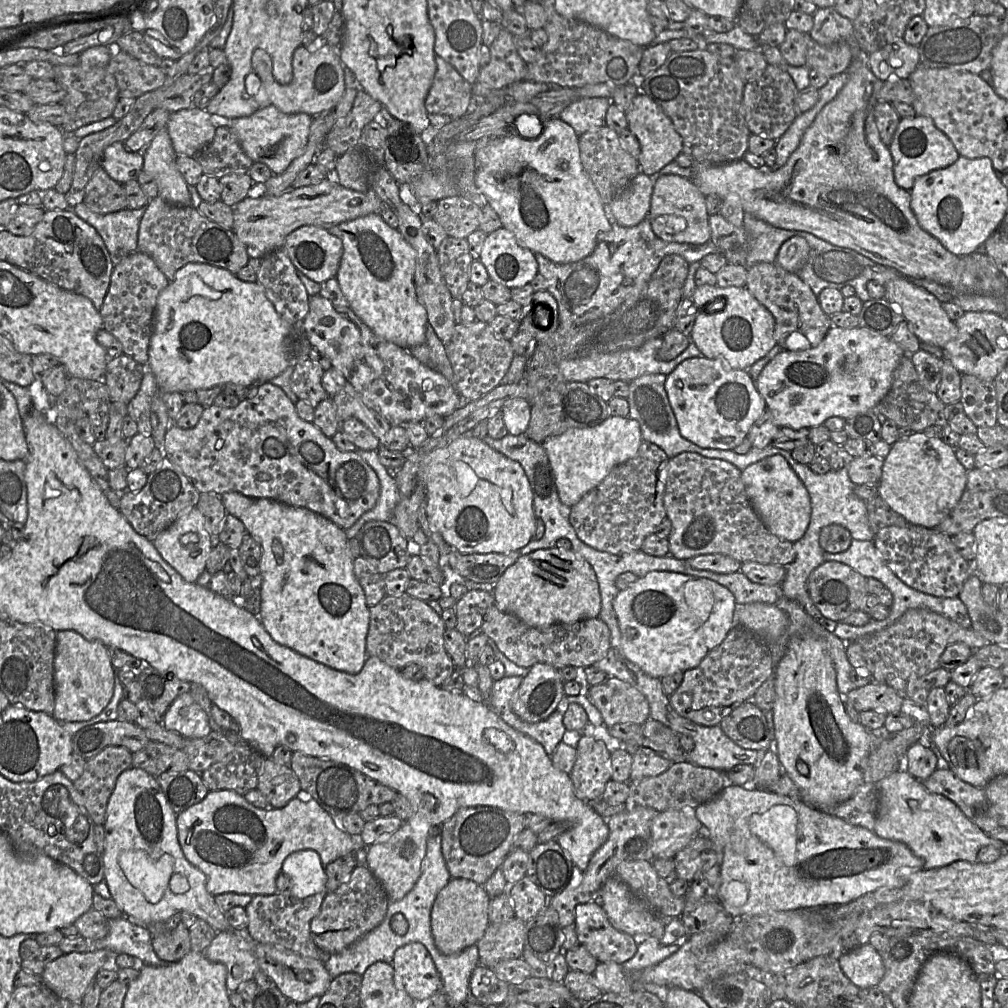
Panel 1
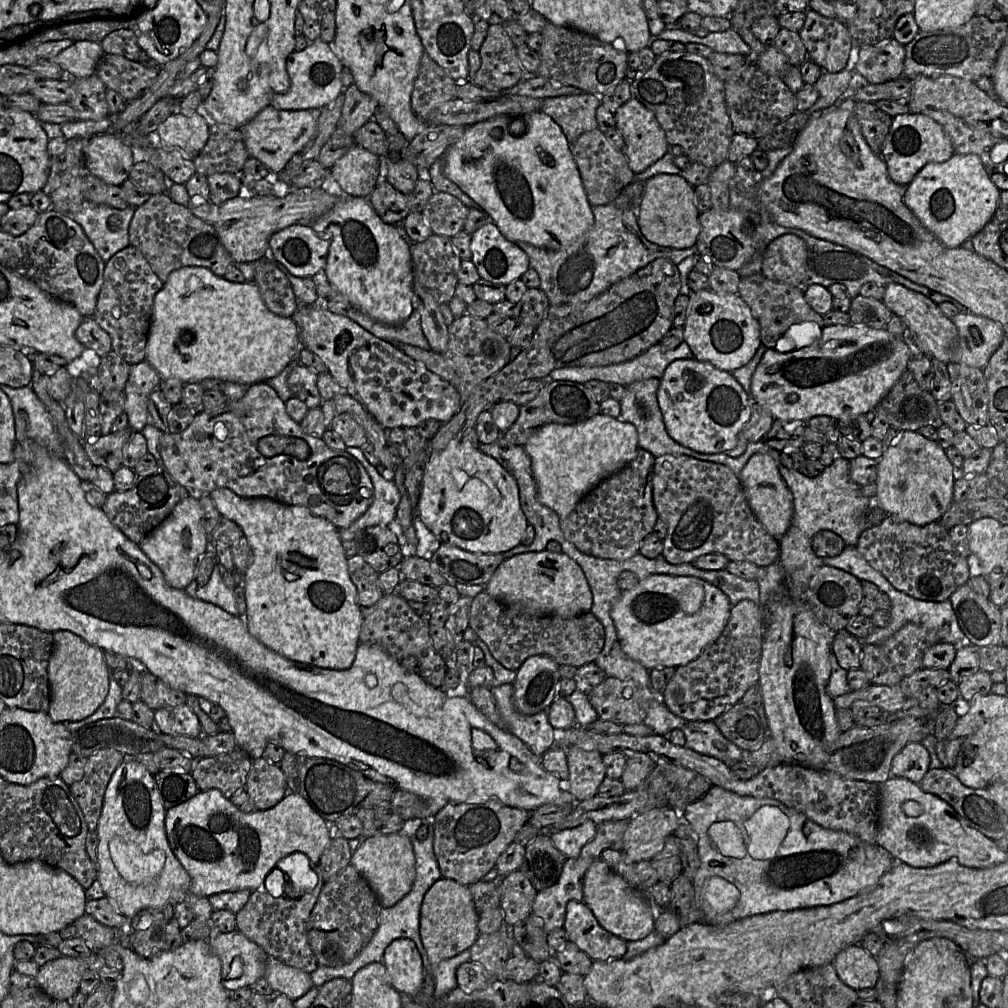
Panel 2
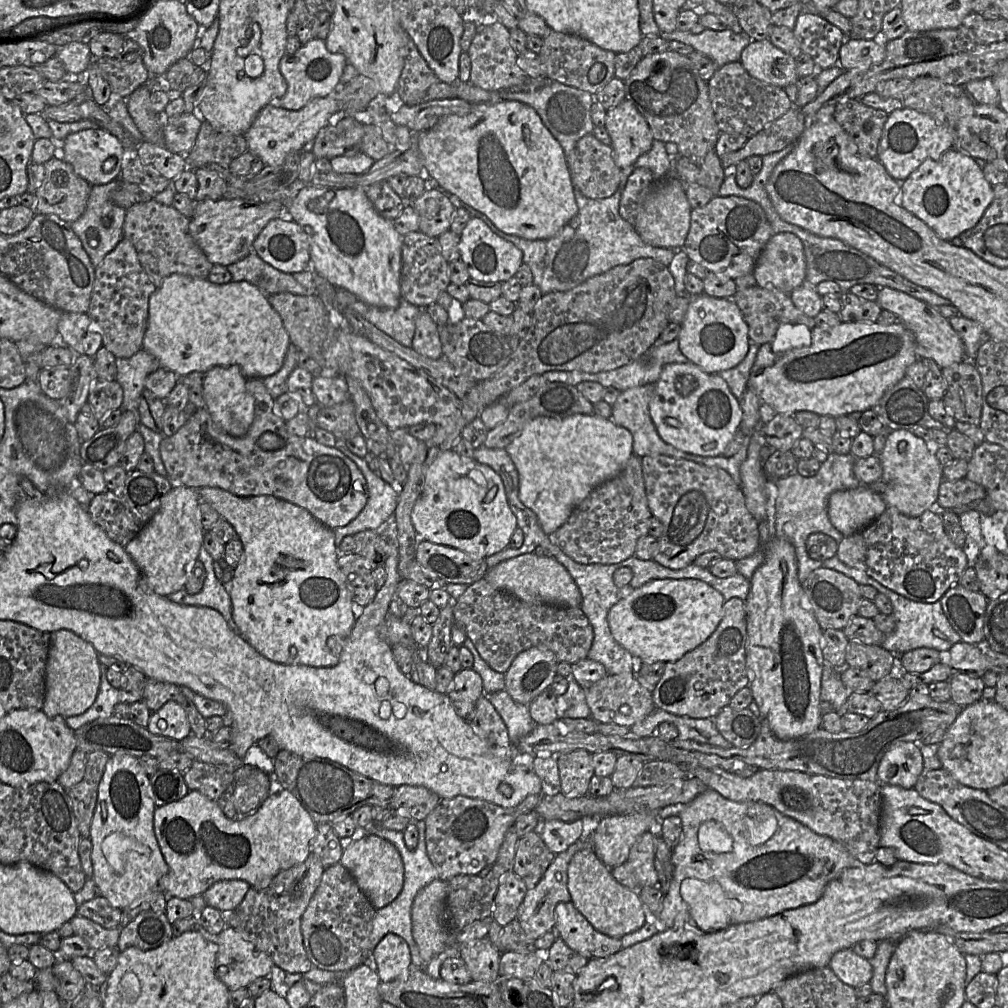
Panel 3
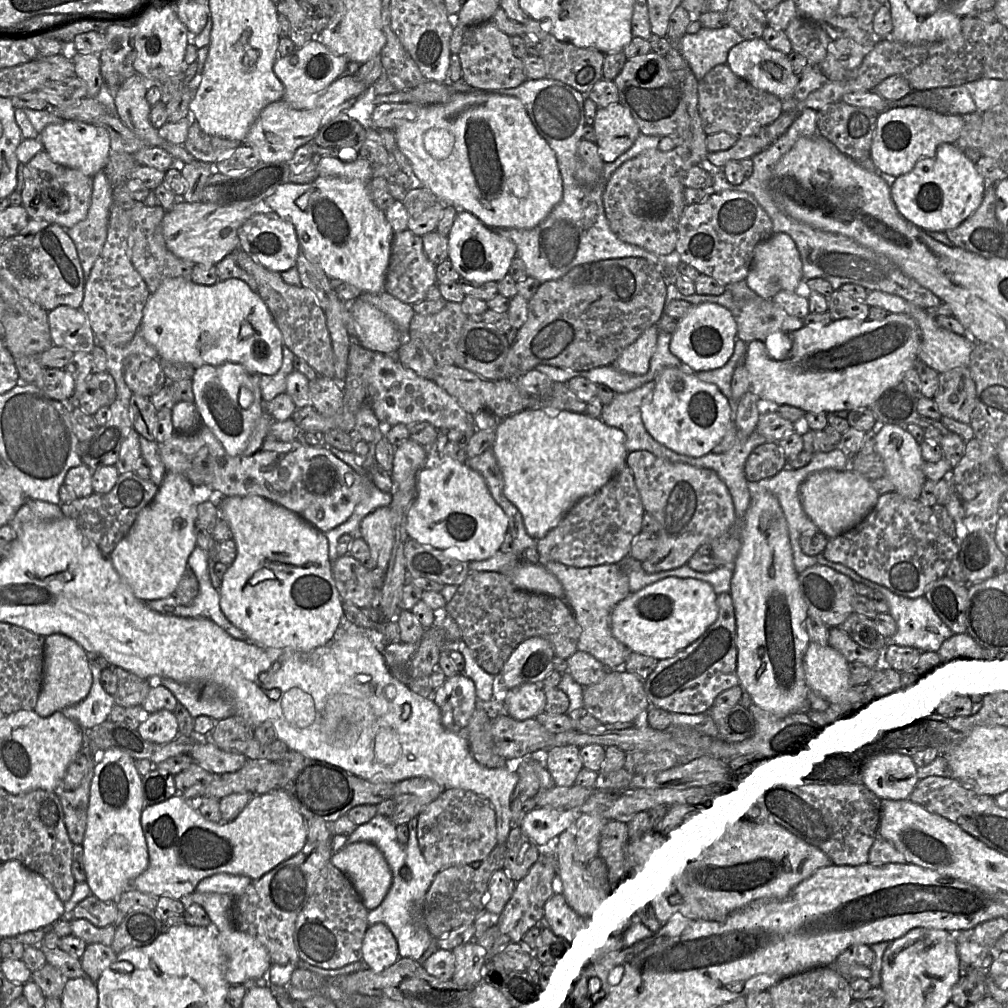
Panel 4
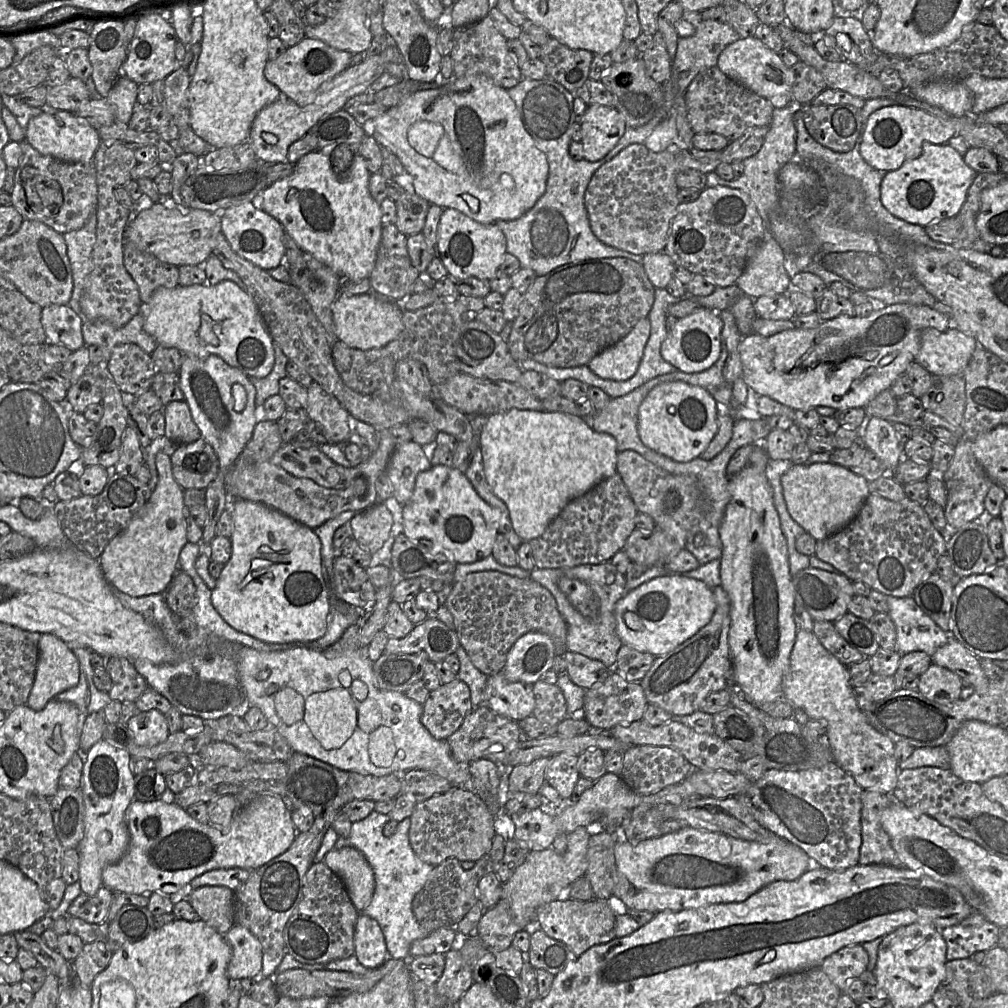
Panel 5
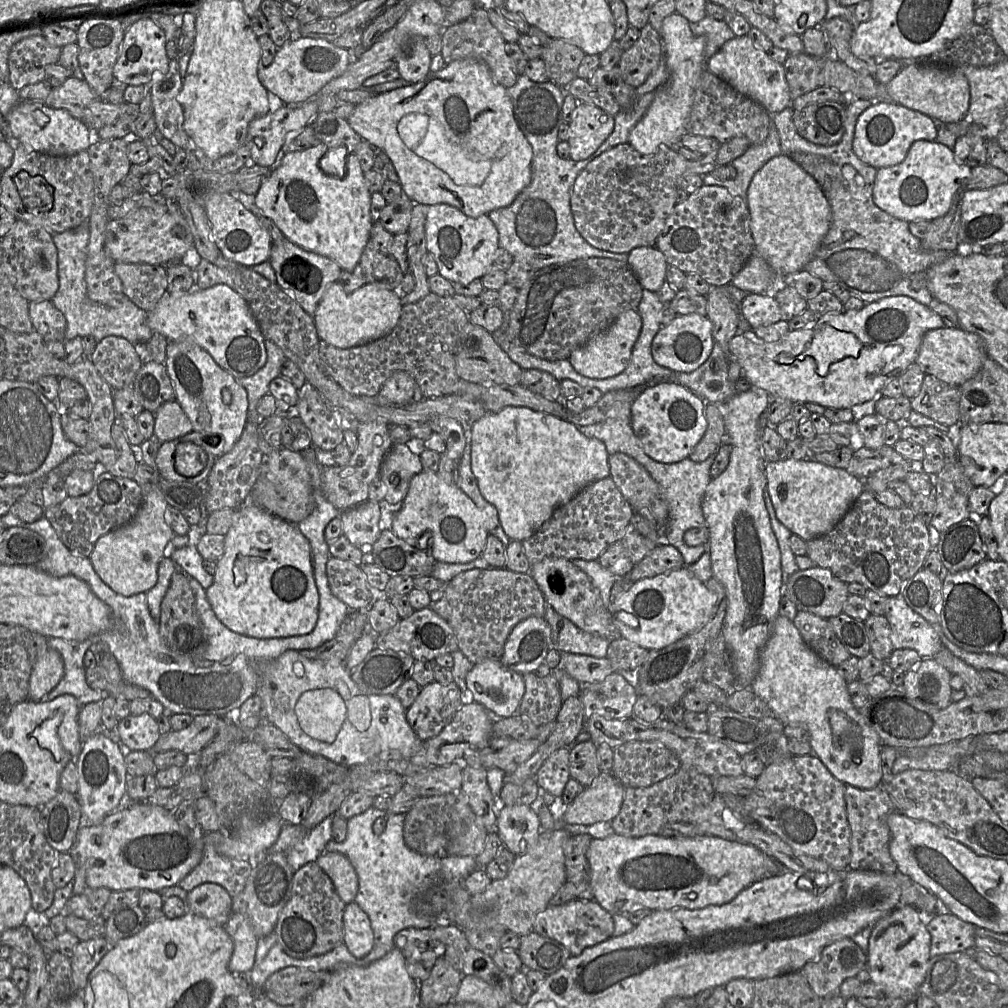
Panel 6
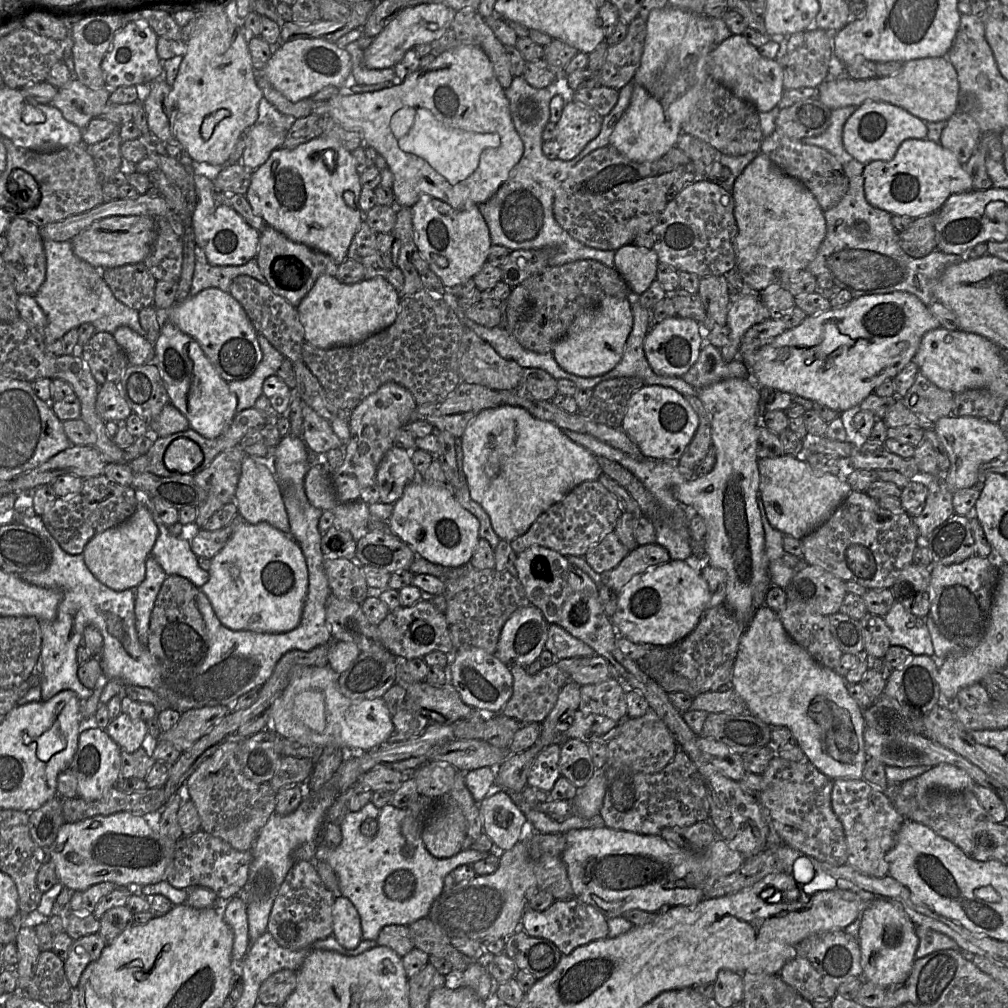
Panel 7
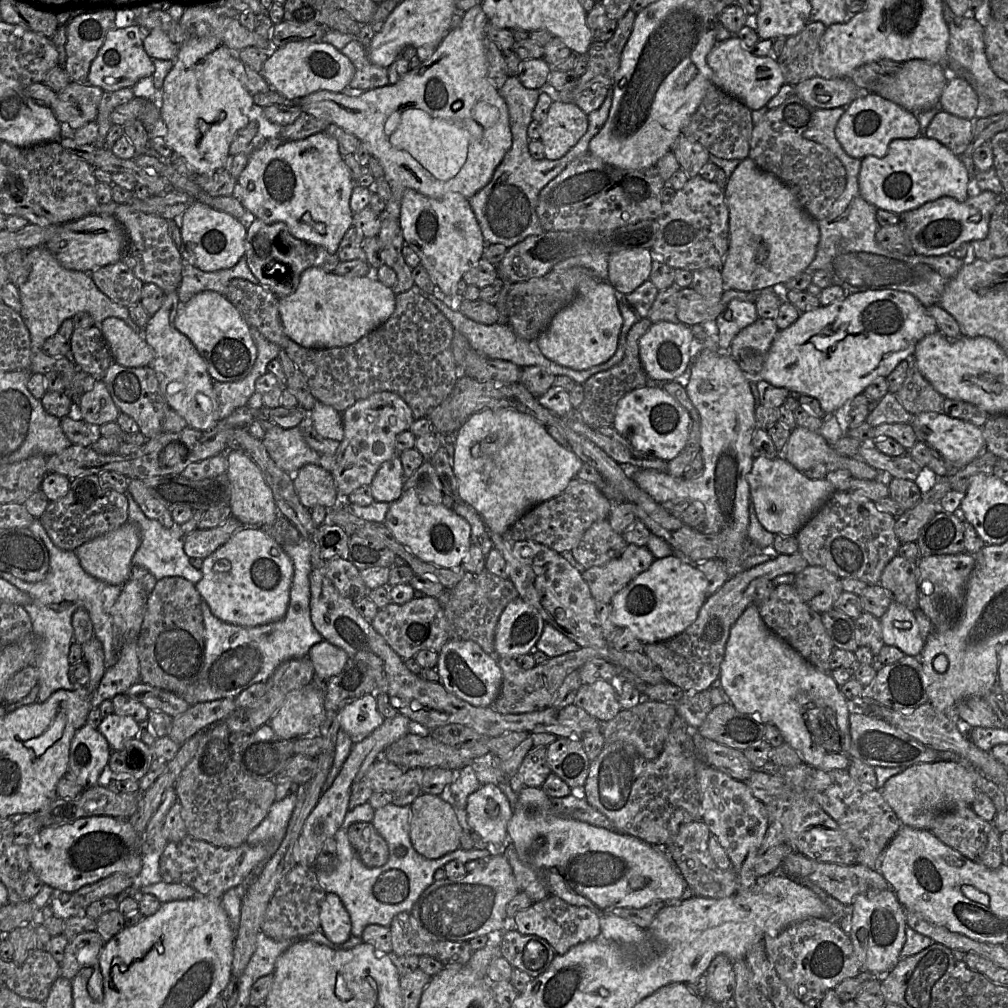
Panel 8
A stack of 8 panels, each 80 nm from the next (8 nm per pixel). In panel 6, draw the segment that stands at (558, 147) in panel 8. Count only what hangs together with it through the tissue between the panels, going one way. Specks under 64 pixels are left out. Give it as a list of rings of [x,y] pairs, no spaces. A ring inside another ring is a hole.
[[[578,103],[567,119],[569,158],[574,161],[592,156],[614,129],[615,118],[594,104]]]

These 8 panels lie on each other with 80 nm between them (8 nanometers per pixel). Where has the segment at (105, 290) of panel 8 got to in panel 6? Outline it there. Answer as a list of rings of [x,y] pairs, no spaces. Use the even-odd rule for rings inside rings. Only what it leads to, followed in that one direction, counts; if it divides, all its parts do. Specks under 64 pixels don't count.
[[[116,262],[114,270],[126,297],[146,312],[167,293],[167,265]]]

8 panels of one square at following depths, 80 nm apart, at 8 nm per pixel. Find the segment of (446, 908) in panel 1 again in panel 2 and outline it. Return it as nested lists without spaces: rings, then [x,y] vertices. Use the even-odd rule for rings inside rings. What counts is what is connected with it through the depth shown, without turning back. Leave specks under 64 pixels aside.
[[[440,878],[426,892],[420,910],[419,933],[426,951],[429,967],[425,974],[434,972],[437,964],[469,950],[482,934],[478,930],[479,914],[468,885]]]

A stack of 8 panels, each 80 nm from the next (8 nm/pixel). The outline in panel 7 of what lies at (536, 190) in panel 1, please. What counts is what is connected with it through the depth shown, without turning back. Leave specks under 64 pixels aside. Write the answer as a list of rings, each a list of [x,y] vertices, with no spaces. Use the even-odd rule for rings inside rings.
[[[462,45],[442,52],[430,65],[420,67],[417,71],[408,75],[399,85],[393,85],[374,92],[337,94],[328,100],[328,104],[329,117],[334,119],[343,128],[358,133],[366,145],[373,147],[386,160],[387,166],[394,177],[392,188],[395,197],[394,206],[399,208],[411,208],[423,195],[443,201],[458,210],[471,209],[473,206],[479,206],[487,201],[507,180],[510,171],[520,161],[524,152],[523,143],[511,118],[509,101],[505,96],[505,89],[497,81],[487,55],[480,47],[475,45]]]

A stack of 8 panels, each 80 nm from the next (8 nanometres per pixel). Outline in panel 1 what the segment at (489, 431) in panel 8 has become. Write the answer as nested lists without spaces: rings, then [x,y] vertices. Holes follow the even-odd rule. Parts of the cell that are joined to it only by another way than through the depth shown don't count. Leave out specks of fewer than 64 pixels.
[[[610,416],[588,428],[570,428],[541,443],[547,453],[561,502],[576,505],[584,495],[597,487],[618,465],[634,458],[642,443],[638,421],[629,417]]]

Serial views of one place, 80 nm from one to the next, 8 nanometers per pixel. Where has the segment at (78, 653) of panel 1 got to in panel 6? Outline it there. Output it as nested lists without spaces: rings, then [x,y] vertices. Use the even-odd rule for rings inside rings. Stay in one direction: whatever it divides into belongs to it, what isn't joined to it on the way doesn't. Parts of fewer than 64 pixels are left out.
[[[47,647],[37,659],[29,681],[29,700],[42,701],[64,675],[62,657],[55,649]]]

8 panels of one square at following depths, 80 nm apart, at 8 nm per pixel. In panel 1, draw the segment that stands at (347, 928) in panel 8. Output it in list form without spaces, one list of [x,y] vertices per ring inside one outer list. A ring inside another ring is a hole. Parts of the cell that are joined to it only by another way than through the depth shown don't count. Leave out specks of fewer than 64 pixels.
[[[419,942],[398,948],[391,965],[397,987],[414,1000],[426,1000],[442,988],[442,979],[433,959],[427,948]]]

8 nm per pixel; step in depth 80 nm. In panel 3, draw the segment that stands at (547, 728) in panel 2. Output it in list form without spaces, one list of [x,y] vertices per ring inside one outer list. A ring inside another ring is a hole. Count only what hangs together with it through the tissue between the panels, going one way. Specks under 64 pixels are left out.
[[[505,689],[487,696],[507,726],[512,742],[516,743],[538,725],[531,718],[528,706],[514,701]]]

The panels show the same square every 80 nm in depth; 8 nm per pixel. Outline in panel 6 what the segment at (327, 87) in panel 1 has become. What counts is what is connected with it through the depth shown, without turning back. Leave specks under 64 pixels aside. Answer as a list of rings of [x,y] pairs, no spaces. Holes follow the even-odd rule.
[[[300,37],[294,38],[279,47],[270,65],[263,66],[259,61],[258,77],[267,91],[279,97],[285,105],[301,105],[317,95],[332,79],[342,75],[350,64],[350,52],[348,49],[339,48],[324,39]]]

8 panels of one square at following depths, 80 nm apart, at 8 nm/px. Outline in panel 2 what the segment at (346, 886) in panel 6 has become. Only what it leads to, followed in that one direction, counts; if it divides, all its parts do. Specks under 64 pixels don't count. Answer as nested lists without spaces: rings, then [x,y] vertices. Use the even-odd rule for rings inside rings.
[[[396,832],[360,839],[352,853],[350,865],[364,877],[382,908],[391,907],[411,889],[415,879],[415,854],[409,835]]]

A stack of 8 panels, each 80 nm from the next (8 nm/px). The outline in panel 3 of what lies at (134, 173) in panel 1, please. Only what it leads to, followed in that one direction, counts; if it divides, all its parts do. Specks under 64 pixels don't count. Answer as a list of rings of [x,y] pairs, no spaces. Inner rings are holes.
[[[98,127],[72,133],[60,142],[60,150],[61,159],[69,163],[74,171],[91,185],[120,180],[126,147],[107,130]]]

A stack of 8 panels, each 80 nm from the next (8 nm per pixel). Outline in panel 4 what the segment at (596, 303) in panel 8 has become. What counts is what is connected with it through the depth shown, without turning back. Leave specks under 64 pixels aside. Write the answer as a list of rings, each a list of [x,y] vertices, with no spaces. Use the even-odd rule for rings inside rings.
[[[657,325],[647,328],[632,344],[621,352],[611,366],[618,371],[630,374],[645,374],[656,347],[657,335]]]

